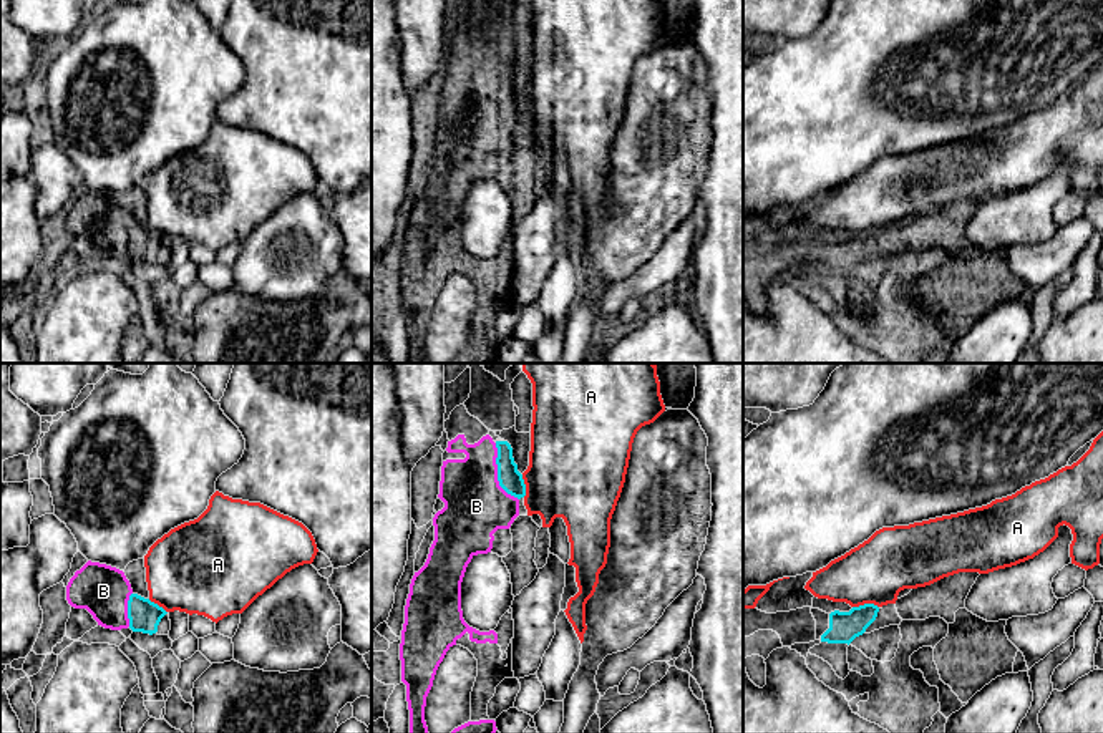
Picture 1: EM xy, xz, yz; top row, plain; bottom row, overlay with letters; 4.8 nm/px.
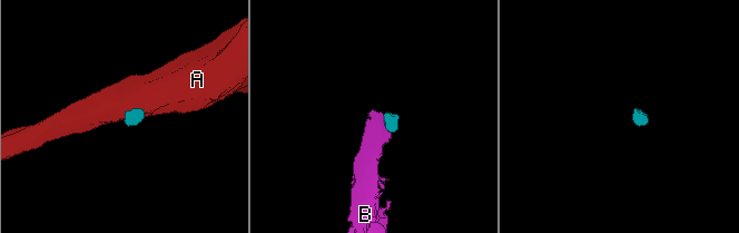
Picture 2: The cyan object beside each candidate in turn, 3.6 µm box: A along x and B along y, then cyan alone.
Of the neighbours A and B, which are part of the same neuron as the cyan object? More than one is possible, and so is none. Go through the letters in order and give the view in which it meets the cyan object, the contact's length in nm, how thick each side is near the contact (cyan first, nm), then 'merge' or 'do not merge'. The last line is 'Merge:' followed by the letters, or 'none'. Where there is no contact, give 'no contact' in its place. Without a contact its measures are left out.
A: meets cyan in yz; contact 130 nm long; 150 nm thick on the cyan side, 300 nm on the other; do not merge
B: meets cyan in xz; contact 300 nm long; 110 nm thick on the cyan side, 300 nm on the other; merge
Merge: B

